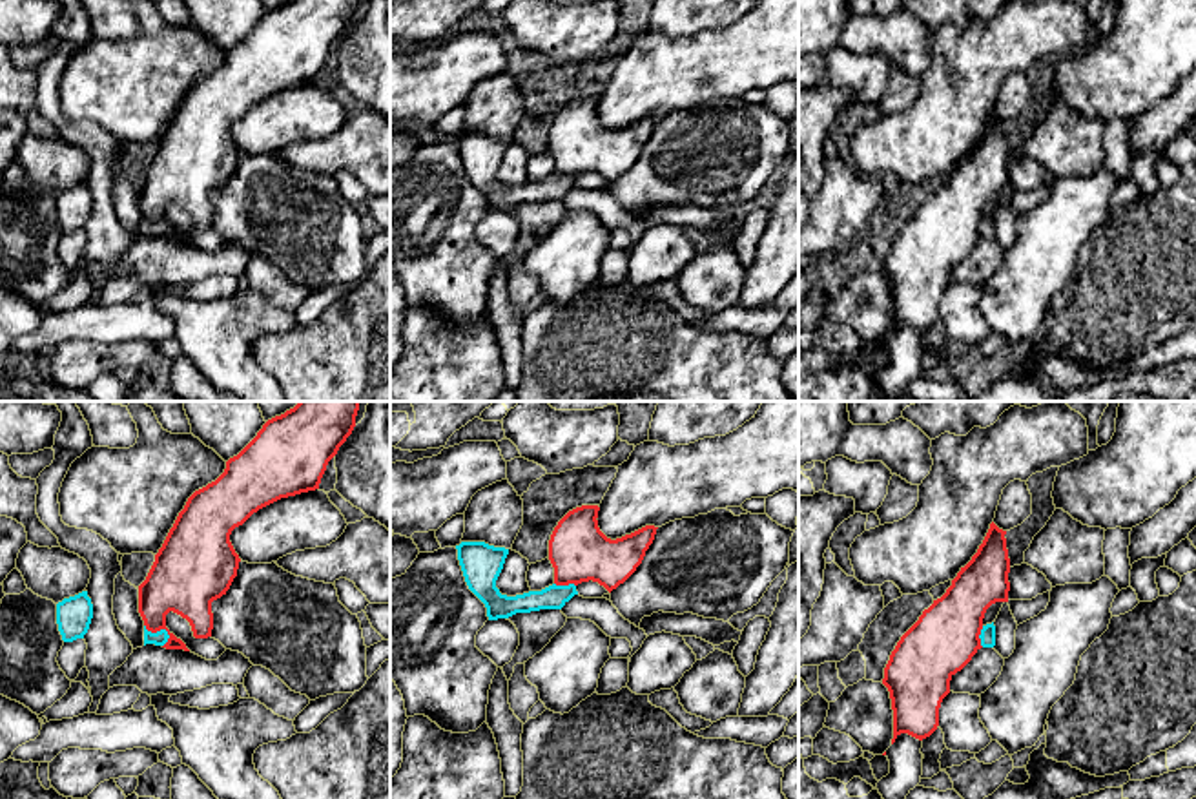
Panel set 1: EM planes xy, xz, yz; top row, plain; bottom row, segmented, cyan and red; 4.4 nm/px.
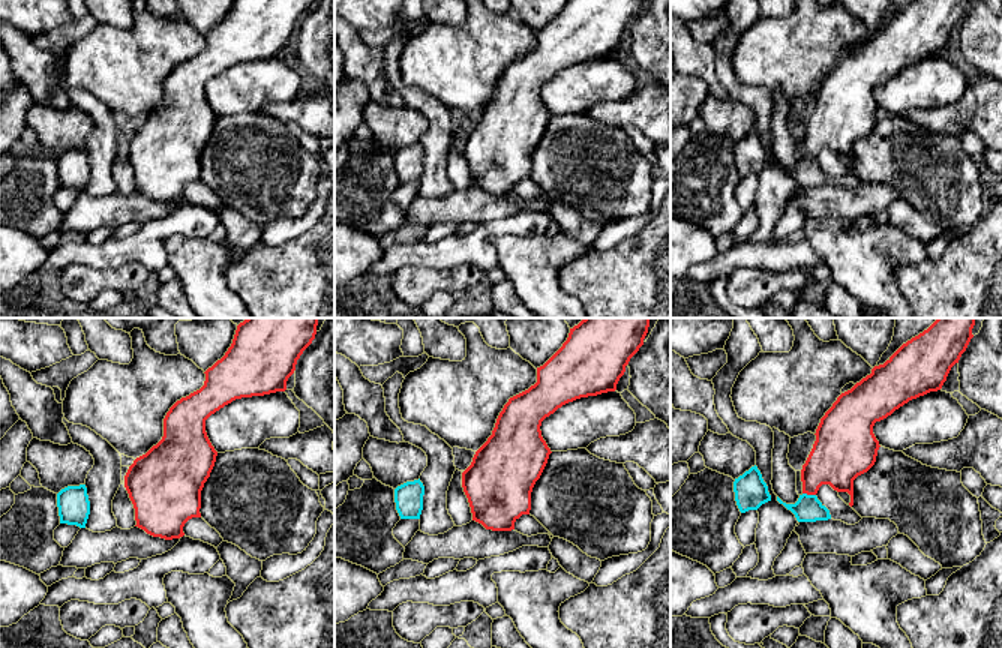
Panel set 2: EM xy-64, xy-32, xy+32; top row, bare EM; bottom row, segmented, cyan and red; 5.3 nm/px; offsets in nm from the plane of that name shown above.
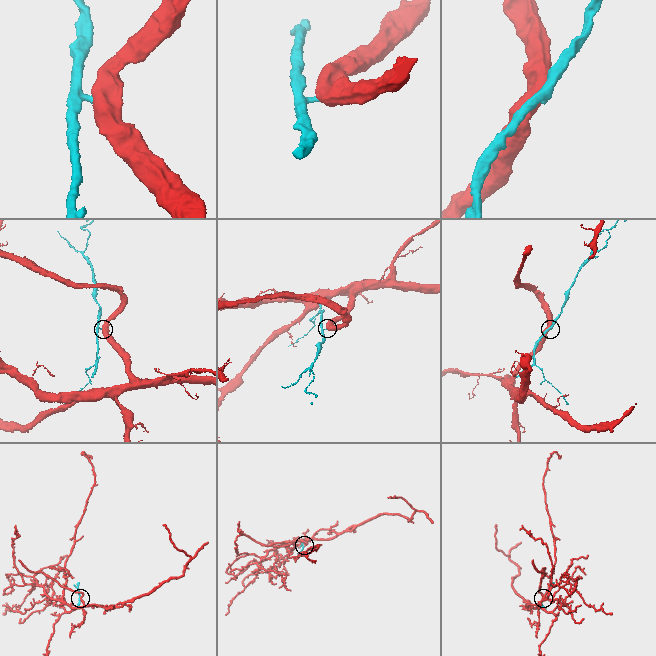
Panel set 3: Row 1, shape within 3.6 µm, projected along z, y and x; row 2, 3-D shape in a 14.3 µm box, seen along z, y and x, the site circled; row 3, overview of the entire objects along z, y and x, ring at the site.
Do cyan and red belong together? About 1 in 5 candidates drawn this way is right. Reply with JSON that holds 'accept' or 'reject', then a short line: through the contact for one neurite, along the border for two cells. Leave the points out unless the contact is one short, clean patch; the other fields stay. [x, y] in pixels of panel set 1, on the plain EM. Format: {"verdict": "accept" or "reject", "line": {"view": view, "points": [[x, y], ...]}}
{"verdict": "reject", "line": {"view": "xy", "points": [[144, 216], [152, 223], [164, 221], [168, 232]]}}

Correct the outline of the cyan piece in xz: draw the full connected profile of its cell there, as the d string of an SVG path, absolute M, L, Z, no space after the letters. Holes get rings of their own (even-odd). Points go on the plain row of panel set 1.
M461 133L456 137L458 151L469 181L485 195L489 212L509 210L516 204L562 201L574 186L576 177L549 177L516 188L501 186L496 171L503 161L509 140L485 133Z

